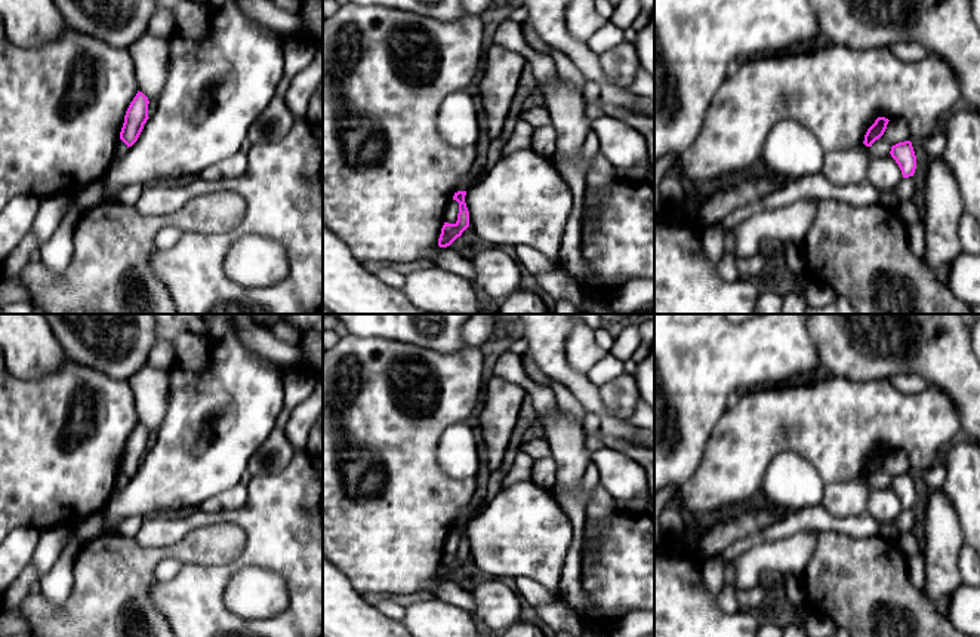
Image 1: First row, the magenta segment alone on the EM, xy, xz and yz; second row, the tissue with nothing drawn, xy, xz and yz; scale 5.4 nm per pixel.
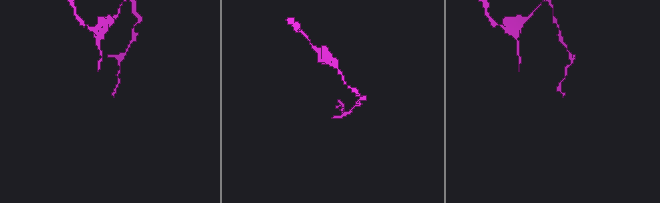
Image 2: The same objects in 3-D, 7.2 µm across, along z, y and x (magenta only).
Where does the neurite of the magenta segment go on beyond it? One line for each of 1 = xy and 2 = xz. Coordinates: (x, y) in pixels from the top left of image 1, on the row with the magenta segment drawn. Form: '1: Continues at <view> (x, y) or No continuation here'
1: No continuation here
2: No continuation here

